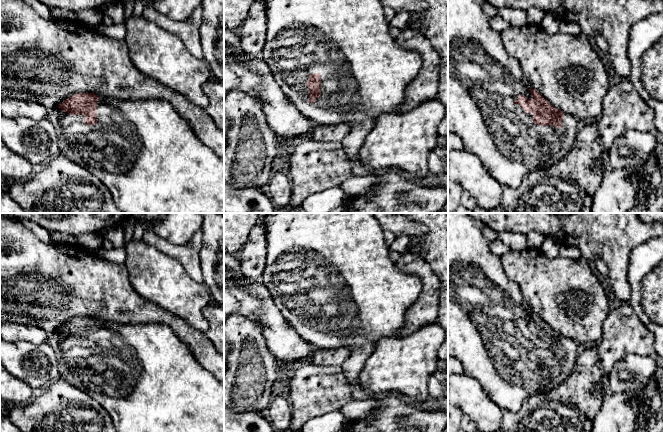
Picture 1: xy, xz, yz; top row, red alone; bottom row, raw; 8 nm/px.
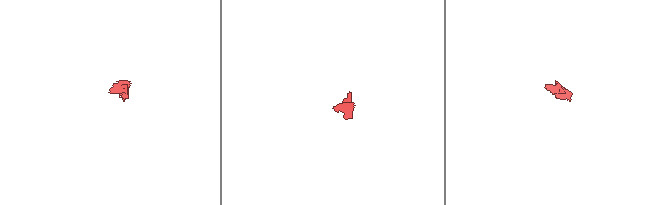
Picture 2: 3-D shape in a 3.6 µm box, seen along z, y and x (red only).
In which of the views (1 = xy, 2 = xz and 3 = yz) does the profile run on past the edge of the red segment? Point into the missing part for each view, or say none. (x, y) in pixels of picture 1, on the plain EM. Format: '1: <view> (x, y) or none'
1: xy (146, 378)
2: xz (343, 258)
3: yz (483, 304)

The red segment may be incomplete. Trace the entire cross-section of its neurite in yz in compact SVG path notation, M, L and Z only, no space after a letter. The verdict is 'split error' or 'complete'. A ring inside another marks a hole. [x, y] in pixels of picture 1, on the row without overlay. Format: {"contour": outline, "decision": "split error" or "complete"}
{"contour": "M448 213L448 357L454 357L461 362L464 374L476 379L489 398L501 409L515 413L521 409L526 398L534 394L545 394L566 380L575 367L579 345L555 332L537 314L530 311L519 286L503 272L501 258L490 250L490 242L482 233L482 224L468 213Z", "decision": "split error"}

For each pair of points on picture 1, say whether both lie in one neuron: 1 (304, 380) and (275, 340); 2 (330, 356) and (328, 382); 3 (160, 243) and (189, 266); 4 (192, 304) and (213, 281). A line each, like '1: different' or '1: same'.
1: different
2: different
3: same
4: different

